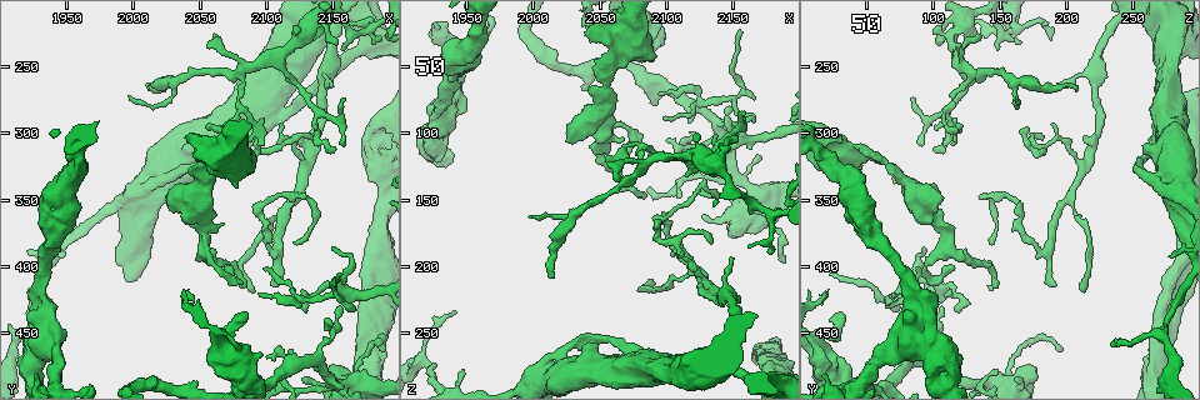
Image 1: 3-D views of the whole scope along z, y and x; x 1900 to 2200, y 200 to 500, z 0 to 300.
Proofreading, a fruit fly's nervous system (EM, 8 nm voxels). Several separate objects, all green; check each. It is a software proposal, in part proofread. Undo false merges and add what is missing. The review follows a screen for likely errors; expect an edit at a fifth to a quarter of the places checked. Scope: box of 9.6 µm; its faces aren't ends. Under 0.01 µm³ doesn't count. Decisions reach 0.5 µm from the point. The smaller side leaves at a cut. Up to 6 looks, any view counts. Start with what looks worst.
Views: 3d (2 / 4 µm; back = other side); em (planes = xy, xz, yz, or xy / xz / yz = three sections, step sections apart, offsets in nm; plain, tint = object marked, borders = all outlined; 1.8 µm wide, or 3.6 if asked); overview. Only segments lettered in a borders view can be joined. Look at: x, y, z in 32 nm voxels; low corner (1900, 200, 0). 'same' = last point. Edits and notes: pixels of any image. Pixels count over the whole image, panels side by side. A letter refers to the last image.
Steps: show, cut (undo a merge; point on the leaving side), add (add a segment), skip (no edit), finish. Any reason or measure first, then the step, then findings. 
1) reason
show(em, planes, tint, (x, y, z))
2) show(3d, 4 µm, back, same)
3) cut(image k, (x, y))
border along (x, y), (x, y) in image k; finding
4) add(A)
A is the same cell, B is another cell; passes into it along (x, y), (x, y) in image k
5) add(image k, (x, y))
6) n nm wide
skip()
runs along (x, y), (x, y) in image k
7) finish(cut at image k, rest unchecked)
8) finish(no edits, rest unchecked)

sharp bend
show(em, planes, plain, (2066, 452, 18))

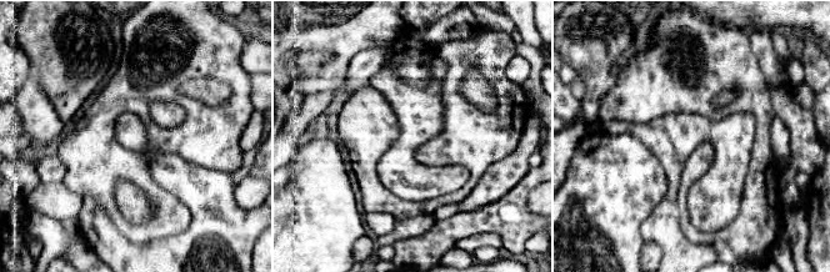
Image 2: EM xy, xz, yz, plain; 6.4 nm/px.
show(em, planes, borders, same)

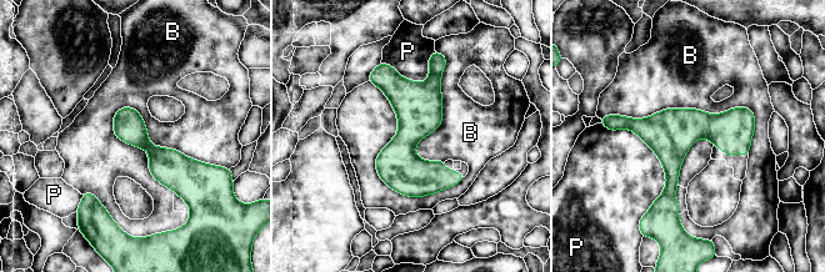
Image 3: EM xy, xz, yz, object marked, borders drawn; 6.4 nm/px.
skip()
B and P are other cells; border along (114, 114), (213, 165) in image 3; all the same neuron

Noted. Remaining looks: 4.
a fork
show(em, planes, borders, (2110, 240, 114))

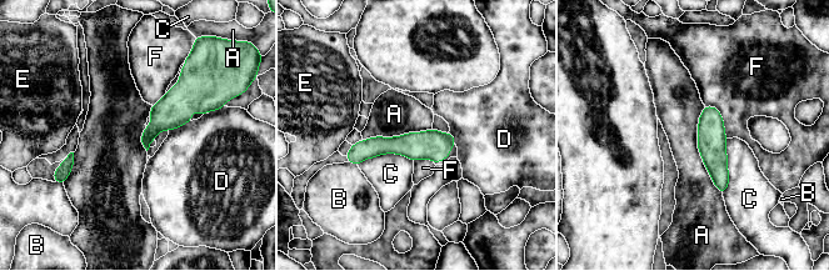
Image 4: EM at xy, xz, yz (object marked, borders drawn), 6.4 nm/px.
120 nm wide
skip()
A, B, C, D, E and F are other cells; runs along (452, 141), (376, 145), (350, 159) in image 4; one neuron here

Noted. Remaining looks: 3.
arms part here
show(3d, 4 µm, (2054, 384, 112))

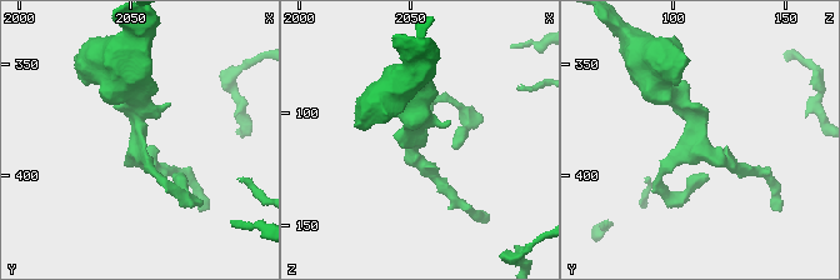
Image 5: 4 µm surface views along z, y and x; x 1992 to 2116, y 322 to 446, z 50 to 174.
3 arms; now the EM
show(em, planes, tint, (2053, 384, 111))

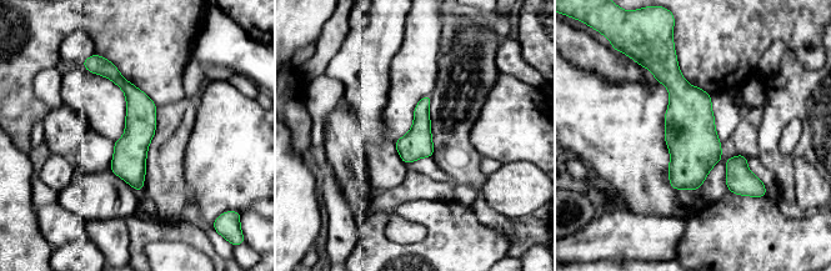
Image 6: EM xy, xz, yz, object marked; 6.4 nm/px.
show(em, planes, borders, same)

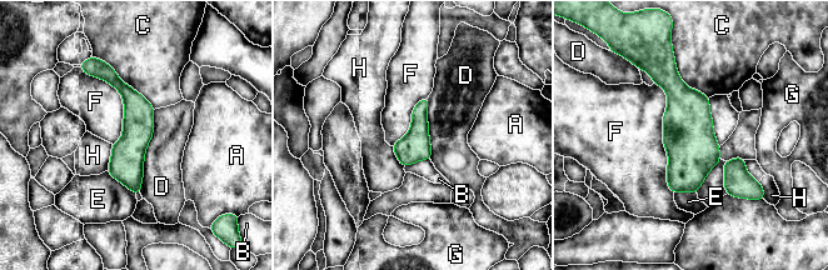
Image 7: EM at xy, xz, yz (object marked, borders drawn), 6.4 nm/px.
190 nm wide
skip()
A, B, C, D, E, F, G and H are other cells; all the same neuron

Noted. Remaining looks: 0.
finish(no edits, rest unchecked)

